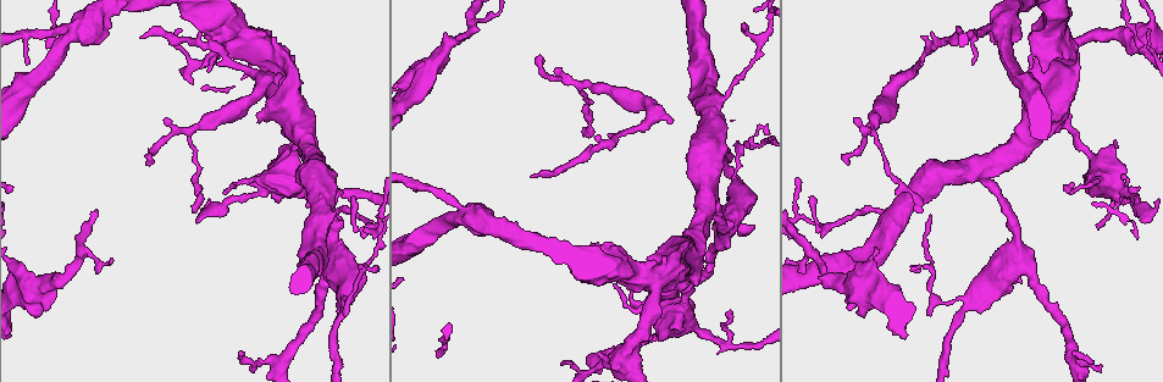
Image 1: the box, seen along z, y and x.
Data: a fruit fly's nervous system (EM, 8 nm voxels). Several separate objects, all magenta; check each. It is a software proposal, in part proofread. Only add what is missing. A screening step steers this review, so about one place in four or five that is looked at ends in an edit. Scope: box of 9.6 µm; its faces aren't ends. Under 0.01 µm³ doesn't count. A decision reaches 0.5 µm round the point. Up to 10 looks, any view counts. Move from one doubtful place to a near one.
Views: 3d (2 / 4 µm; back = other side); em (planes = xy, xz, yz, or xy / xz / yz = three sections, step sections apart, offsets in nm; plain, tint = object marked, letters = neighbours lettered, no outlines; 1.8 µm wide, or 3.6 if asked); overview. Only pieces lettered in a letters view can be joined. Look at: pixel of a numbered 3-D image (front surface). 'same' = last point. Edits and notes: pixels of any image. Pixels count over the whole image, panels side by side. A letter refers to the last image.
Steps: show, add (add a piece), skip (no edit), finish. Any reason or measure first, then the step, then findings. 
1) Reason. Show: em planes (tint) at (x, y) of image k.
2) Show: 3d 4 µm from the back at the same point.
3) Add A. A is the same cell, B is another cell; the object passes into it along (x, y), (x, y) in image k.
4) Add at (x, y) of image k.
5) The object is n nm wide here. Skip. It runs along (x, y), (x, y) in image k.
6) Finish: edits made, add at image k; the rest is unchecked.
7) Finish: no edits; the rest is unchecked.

Show: 3d 2 µm at (583, 137) of image 1.

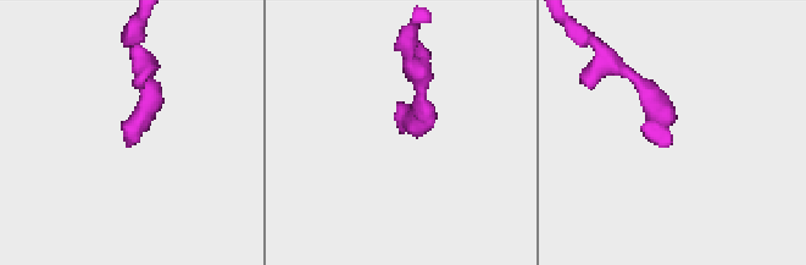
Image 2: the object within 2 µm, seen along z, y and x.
Show: em xz step 16 (letters) at (126, 147) of image 2.

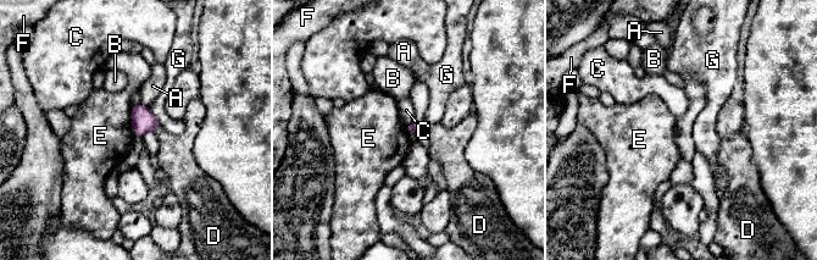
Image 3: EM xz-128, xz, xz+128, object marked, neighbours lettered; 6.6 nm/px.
Another direction. Show: em planes (letters) at the same point.

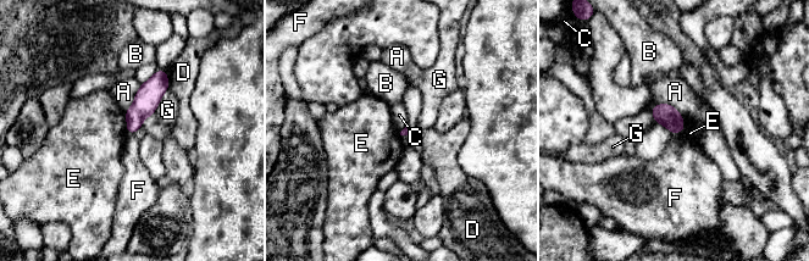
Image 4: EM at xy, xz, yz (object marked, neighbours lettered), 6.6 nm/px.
The longest contact is with A, 240 nm. Skip. A, B, C, D, E, F and G are other cells; no lettered piece goes on from it.

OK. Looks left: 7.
Thin end. Show: em planes (plain) at (141, 37) of image 1.

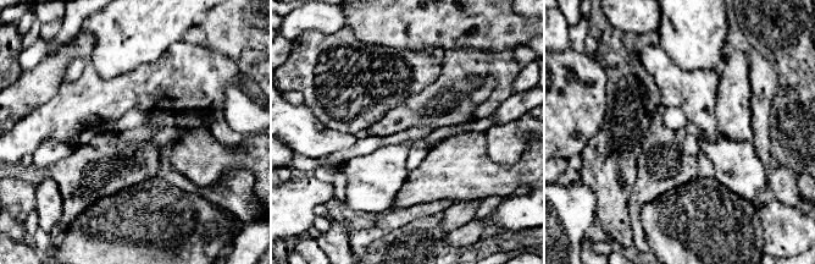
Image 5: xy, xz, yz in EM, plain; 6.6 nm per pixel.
See the neighbours. Show: em planes (letters) at the same point.

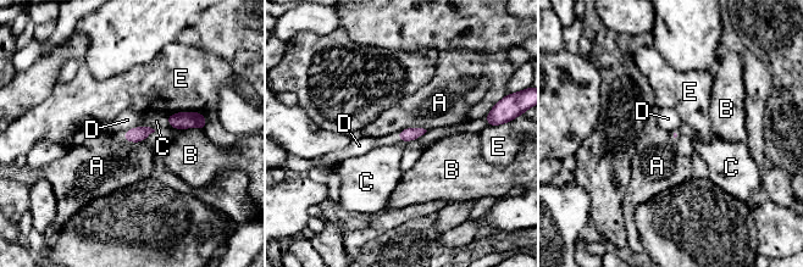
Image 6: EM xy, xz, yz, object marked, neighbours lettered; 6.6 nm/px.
Skip. A, B, C, D and E are other cells; a border runs along (136, 127), (126, 131) in image 6; no lettered piece goes on from it.

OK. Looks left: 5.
Sharp bend. Show: em planes (letters) at (1147, 212) of image 1.

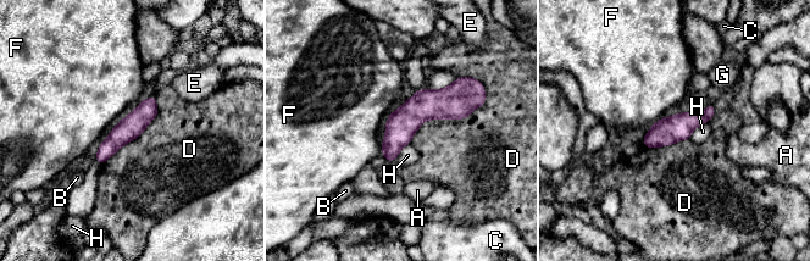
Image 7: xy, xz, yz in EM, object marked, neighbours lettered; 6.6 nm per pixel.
Skip. A, B, C, D, E, F, G and H are other cells; a border runs along (483, 105), (427, 118), (410, 143) in image 7; no lettered piece goes on from it.

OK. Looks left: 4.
Free end. Show: em planes (letters) at (685, 330) of image 1.

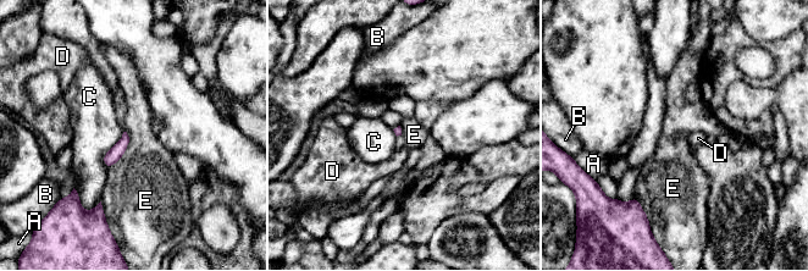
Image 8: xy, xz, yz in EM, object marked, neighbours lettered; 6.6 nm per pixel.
Skip. A, B, C, D and E are other cells; a border runs along (128, 134), (125, 153), (108, 170) in image 8; no lettered piece goes on from it.

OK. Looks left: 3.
Finish: no edits; the rest is unchecked.

